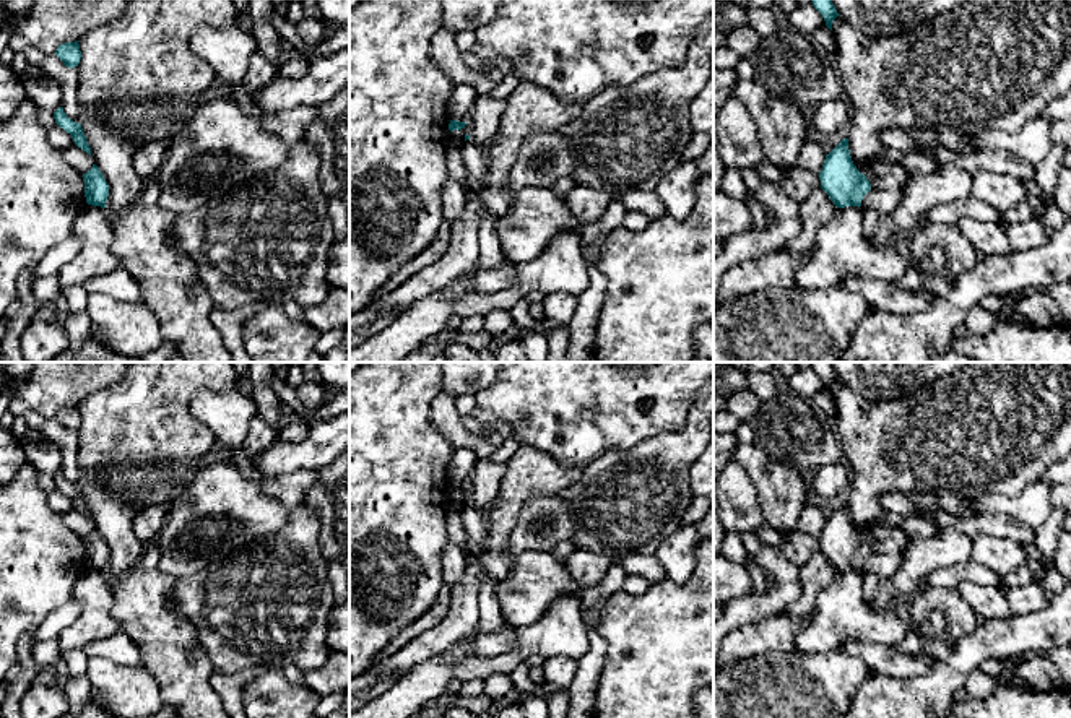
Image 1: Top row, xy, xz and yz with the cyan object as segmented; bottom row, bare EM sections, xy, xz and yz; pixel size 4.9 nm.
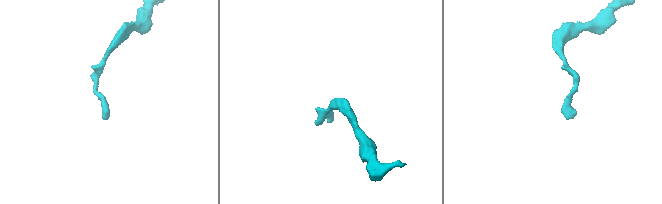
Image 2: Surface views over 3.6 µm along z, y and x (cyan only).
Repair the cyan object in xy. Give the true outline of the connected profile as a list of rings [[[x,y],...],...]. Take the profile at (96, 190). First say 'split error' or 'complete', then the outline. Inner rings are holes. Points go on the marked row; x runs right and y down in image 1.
complete; [[[96,164],[83,174],[86,203],[106,208],[109,185]]]

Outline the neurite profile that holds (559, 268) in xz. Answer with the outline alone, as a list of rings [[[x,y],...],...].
[[[562,232],[553,237],[535,260],[518,265],[515,289],[528,292],[564,292],[580,296],[590,284],[588,263],[582,255],[580,234]]]

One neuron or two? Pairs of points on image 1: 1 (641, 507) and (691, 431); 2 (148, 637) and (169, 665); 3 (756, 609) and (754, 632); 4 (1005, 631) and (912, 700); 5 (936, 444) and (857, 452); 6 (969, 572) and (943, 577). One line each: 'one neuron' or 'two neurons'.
1: one neuron
2: one neuron
3: two neurons
4: one neuron
5: one neuron
6: one neuron

